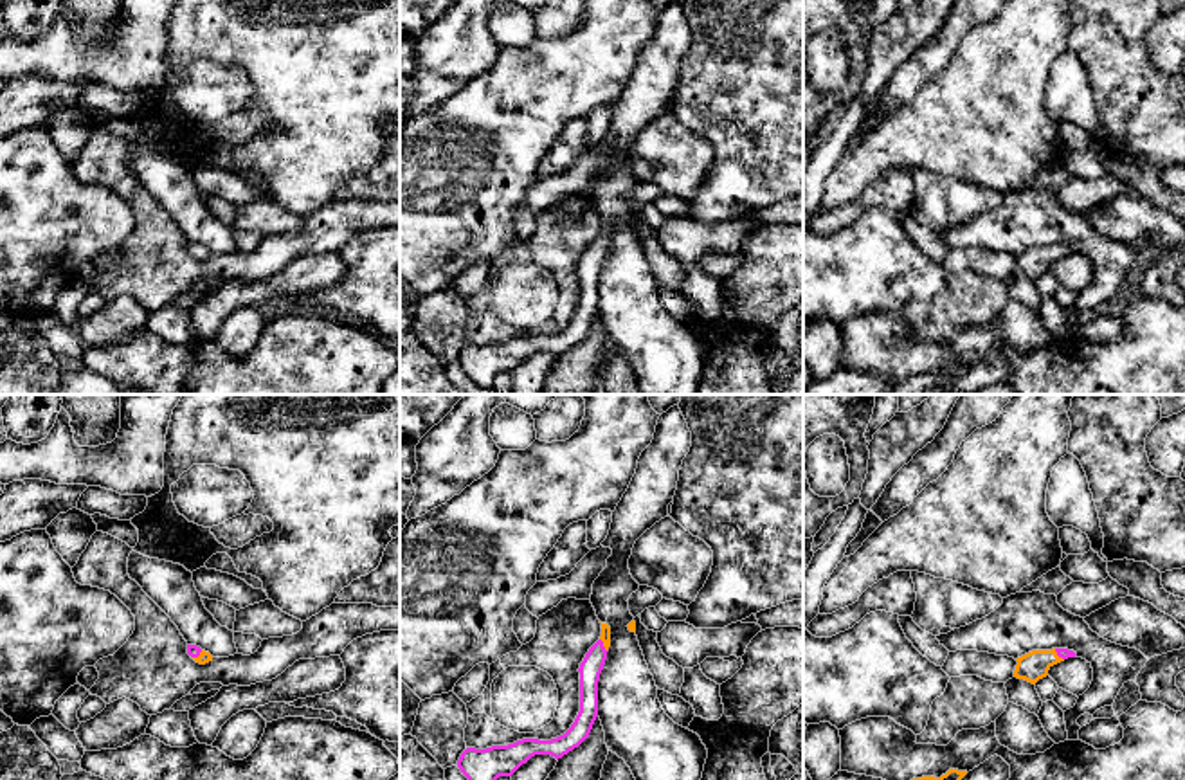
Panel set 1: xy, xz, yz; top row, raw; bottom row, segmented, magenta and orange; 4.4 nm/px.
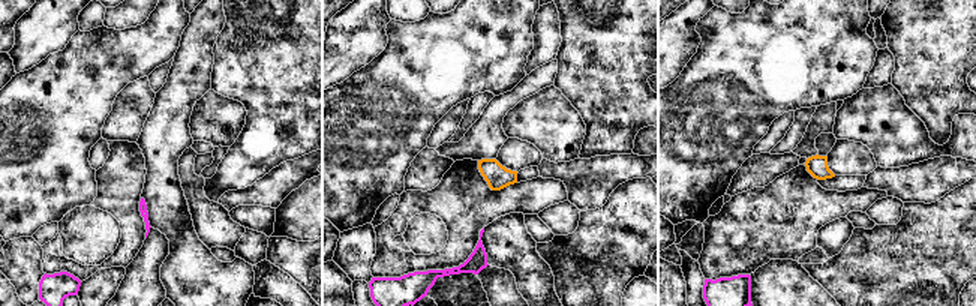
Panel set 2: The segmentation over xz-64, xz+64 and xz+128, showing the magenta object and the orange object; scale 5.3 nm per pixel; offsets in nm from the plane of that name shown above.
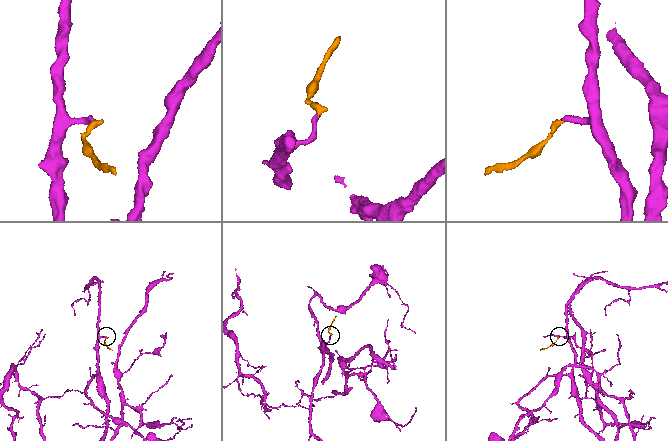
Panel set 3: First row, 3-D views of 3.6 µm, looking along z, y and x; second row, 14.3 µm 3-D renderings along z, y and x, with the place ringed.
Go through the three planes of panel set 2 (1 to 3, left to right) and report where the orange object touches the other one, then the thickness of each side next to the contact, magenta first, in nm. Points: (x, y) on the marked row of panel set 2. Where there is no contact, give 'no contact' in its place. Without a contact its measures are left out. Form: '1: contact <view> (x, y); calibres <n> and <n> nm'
1: no contact
2: no contact
3: no contact

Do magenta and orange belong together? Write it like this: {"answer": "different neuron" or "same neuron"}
{"answer": "same neuron"}

